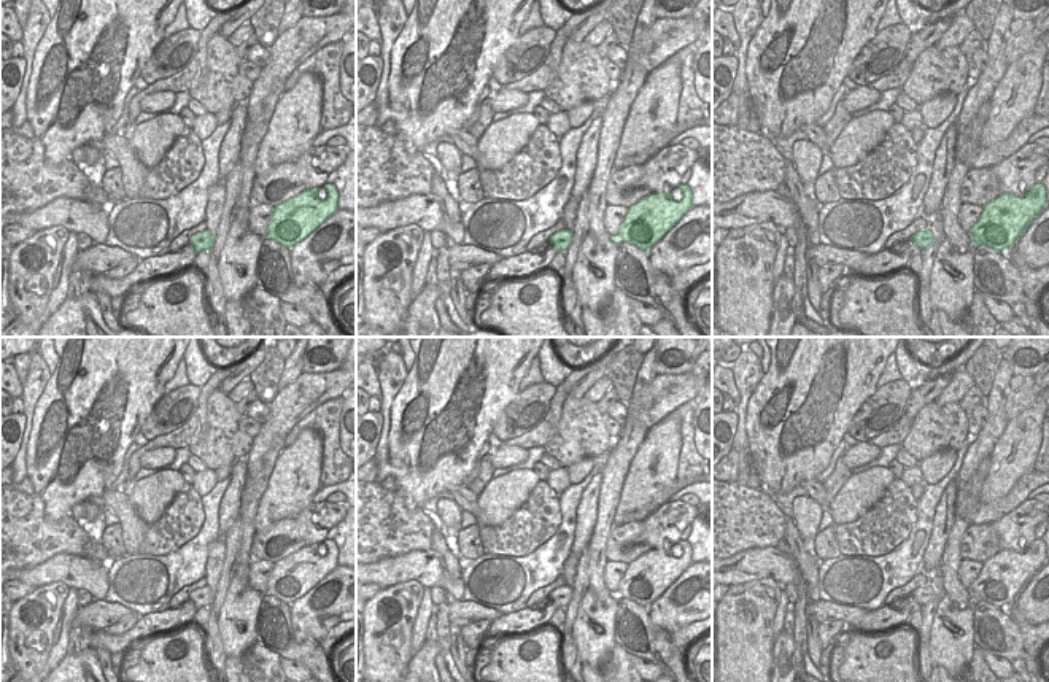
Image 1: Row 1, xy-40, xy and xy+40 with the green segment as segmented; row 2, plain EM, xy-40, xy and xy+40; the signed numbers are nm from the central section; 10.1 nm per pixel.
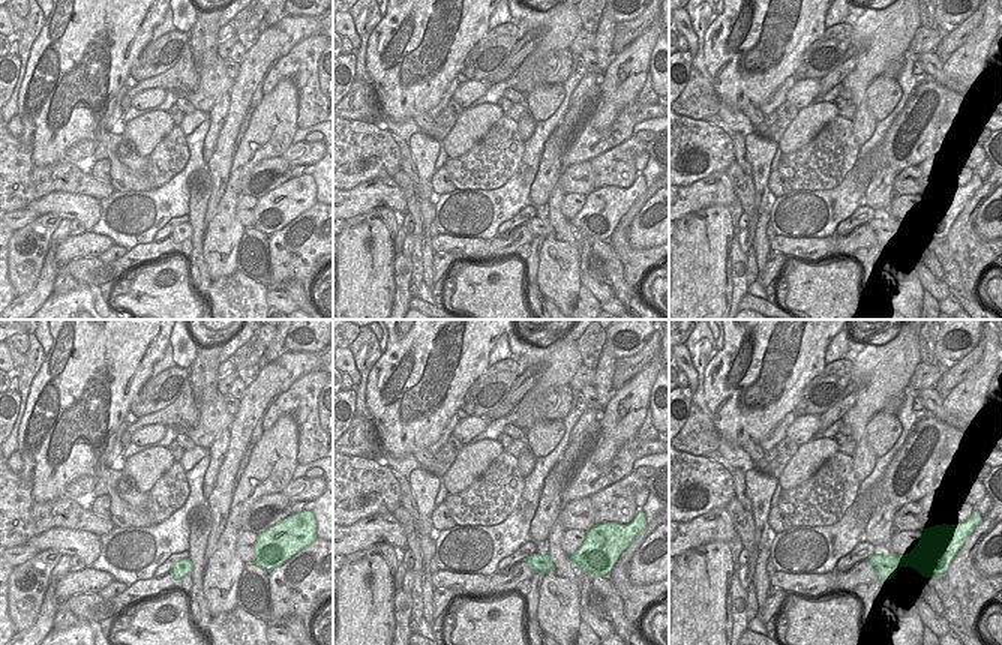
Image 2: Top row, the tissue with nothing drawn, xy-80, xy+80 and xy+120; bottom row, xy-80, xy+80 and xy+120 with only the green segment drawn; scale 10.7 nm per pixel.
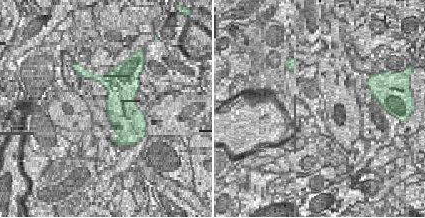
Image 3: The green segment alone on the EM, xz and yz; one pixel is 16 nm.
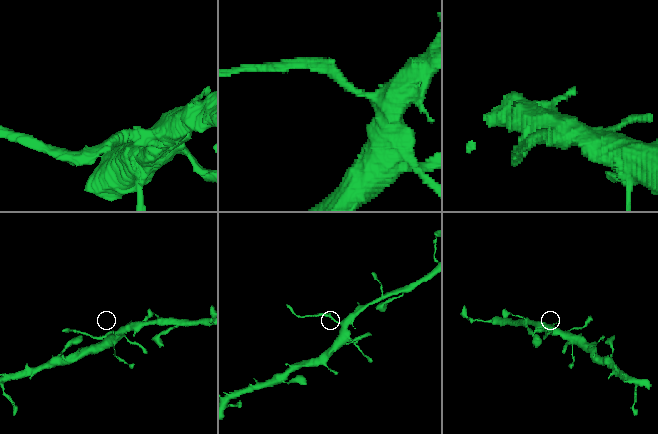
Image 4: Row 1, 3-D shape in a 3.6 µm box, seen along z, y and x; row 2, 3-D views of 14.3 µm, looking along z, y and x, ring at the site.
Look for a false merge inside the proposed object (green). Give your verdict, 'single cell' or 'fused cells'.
fused cells

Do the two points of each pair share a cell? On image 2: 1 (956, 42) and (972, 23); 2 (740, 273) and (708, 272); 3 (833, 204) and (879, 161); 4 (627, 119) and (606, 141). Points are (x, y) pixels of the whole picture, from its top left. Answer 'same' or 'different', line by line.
1: same
2: different
3: different
4: same

